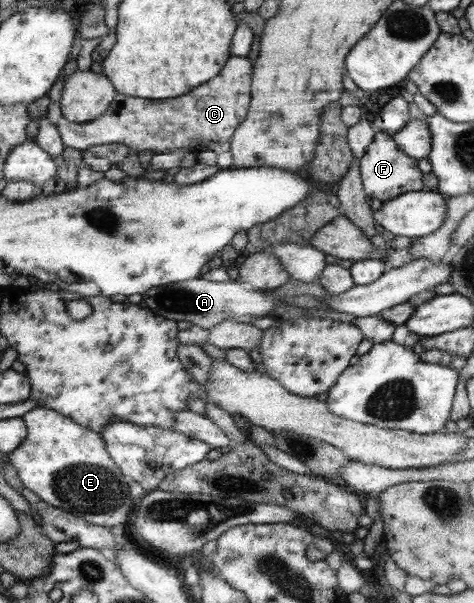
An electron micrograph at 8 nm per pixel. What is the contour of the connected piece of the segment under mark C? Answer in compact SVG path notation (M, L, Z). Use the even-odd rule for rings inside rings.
M232 54L218 76L187 95L152 100L118 93L105 115L89 124L68 121L62 117L56 129L65 147L82 152L100 144L116 143L136 152L150 150L153 153L166 153L188 149L194 154L212 151L219 155L230 151L234 133L250 111L253 70L254 65L248 56Z

